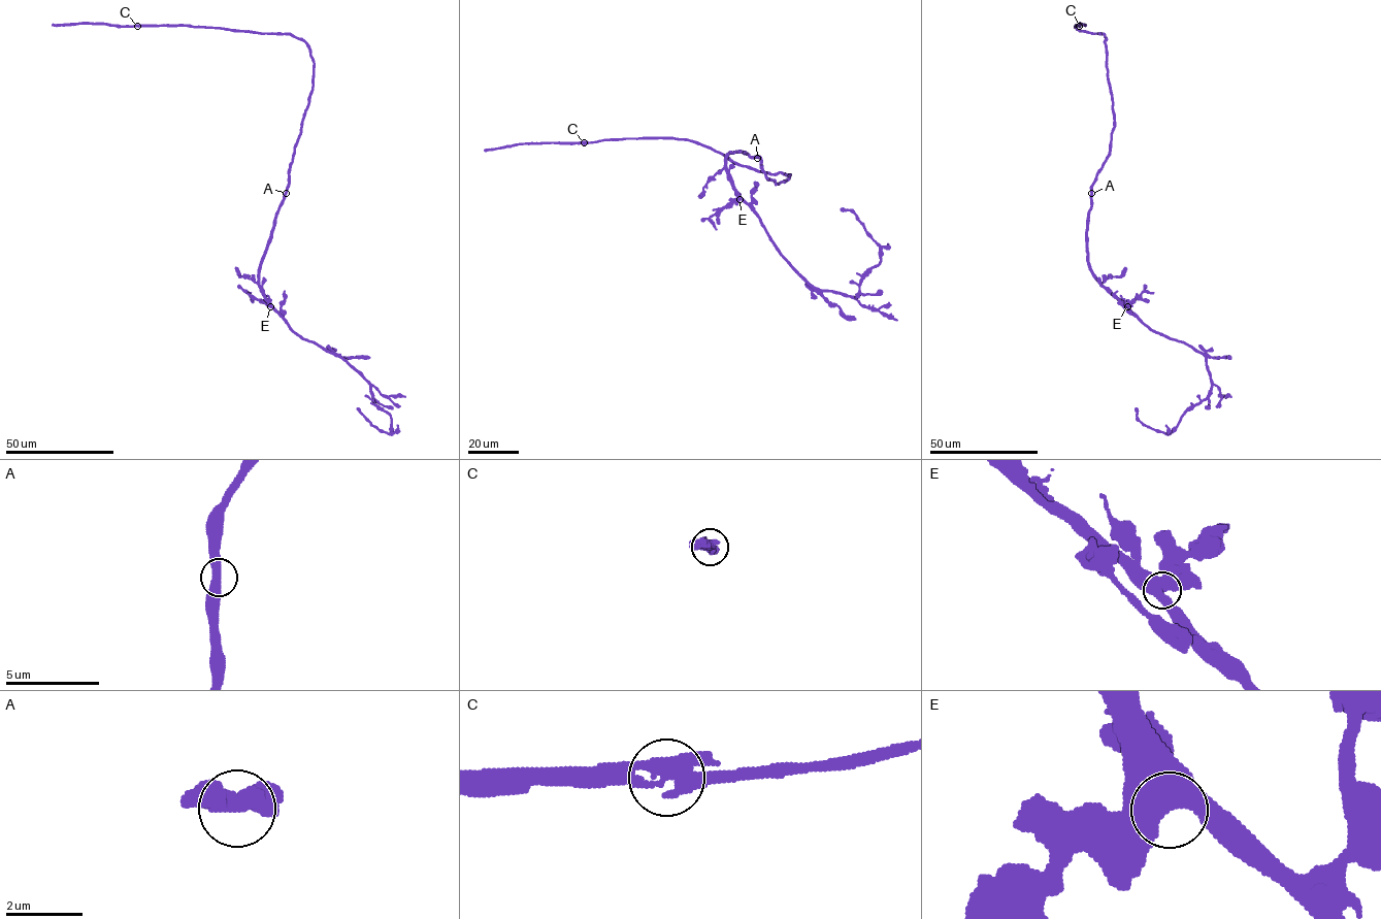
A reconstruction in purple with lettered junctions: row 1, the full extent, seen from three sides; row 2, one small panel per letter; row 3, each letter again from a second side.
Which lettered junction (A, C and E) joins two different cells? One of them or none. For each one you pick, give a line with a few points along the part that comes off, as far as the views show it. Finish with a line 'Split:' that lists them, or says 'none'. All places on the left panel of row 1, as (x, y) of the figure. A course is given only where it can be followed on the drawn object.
C: Course of the part to remove: (137, 26), (52, 24)
Split: C

